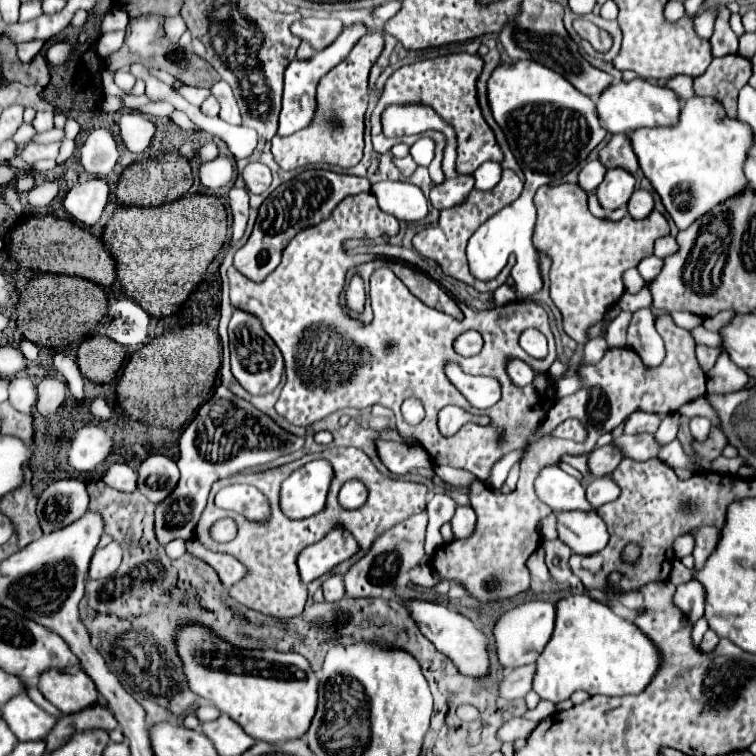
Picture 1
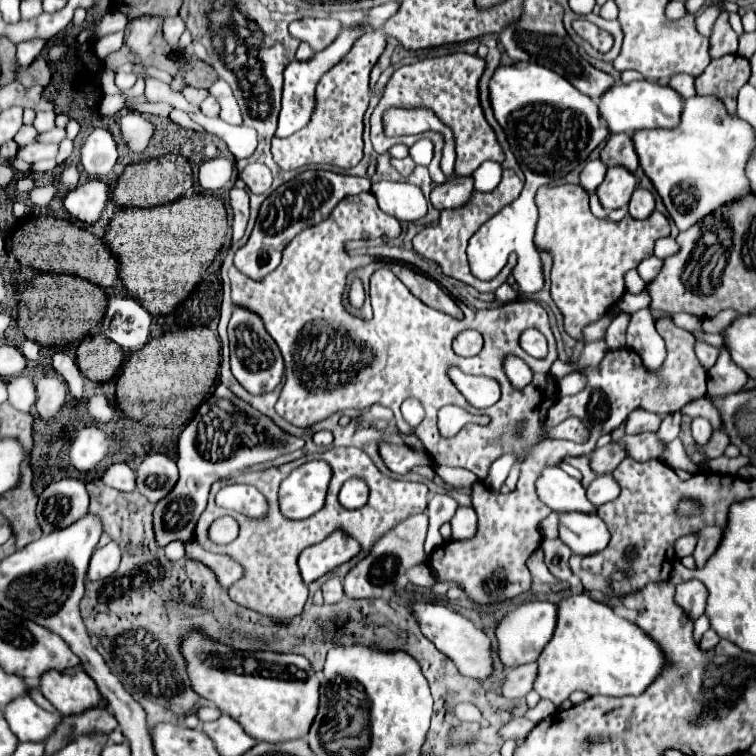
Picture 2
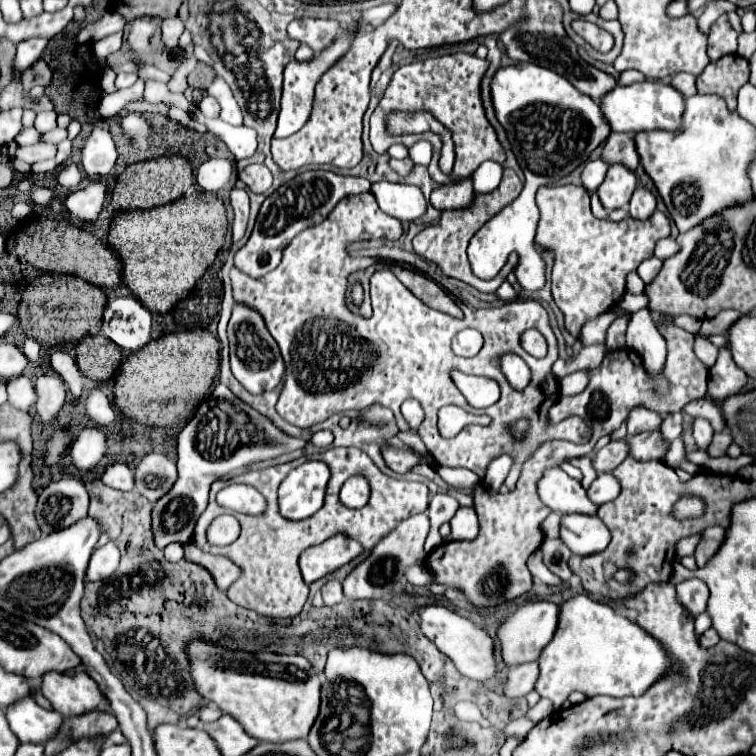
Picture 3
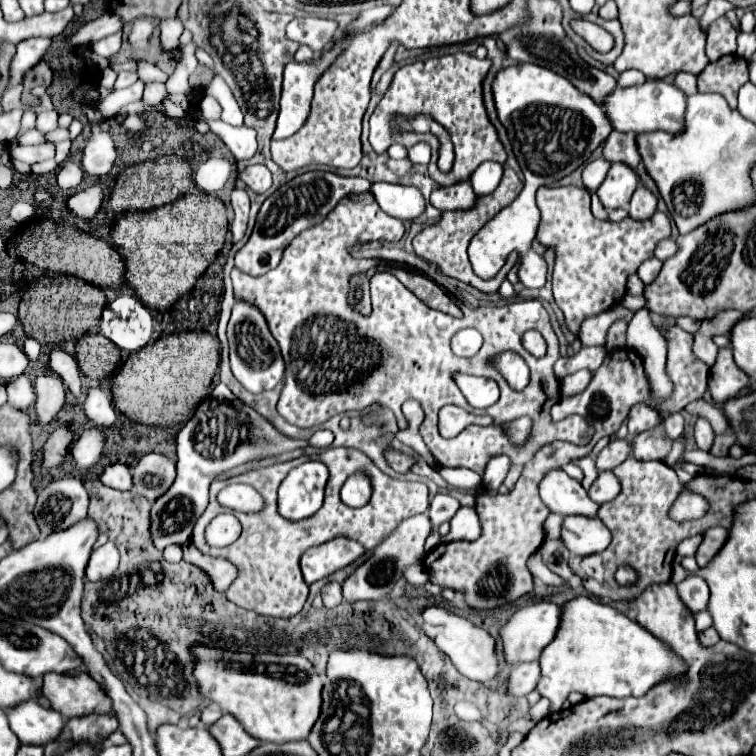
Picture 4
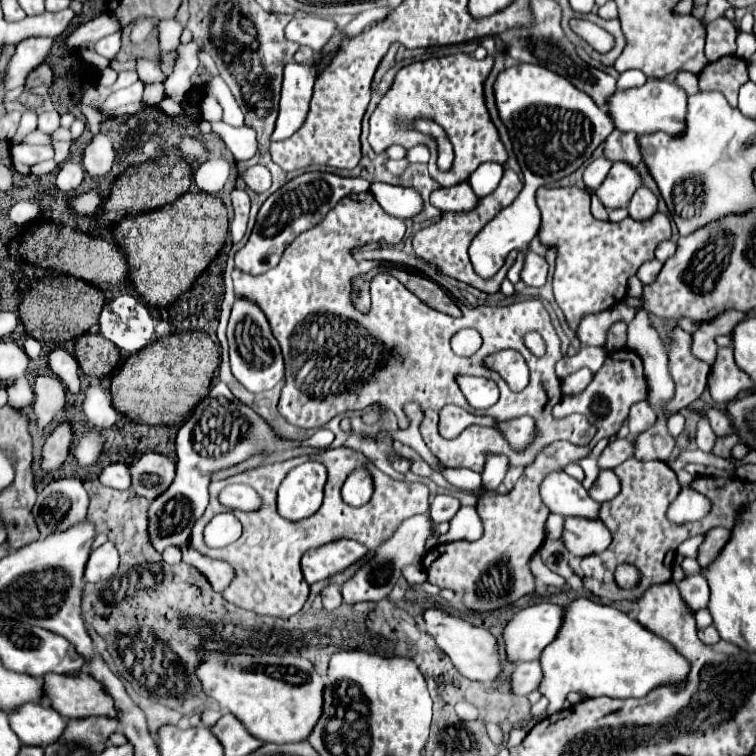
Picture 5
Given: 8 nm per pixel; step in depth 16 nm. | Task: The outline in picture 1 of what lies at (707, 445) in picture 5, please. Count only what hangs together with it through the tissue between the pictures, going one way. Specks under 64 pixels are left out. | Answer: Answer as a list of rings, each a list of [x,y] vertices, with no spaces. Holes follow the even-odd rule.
[[[702,416],[692,418],[690,420],[690,432],[696,440],[704,440],[704,436],[708,436],[708,432],[710,432],[710,420],[702,418]]]

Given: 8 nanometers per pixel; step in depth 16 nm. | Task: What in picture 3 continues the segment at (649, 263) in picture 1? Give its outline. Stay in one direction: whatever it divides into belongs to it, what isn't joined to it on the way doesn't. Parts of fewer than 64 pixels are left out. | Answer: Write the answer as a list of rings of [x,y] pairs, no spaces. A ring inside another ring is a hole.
[[[652,256],[652,258],[644,260],[644,262],[638,266],[638,274],[640,274],[640,278],[648,284],[648,282],[652,282],[652,280],[658,276],[660,266],[662,266],[662,260],[658,260],[656,256]]]

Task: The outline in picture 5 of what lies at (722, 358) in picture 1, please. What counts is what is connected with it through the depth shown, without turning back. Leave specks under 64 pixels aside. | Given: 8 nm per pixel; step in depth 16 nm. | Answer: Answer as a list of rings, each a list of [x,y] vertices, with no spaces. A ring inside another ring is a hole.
[[[720,348],[718,358],[708,376],[708,390],[716,404],[726,404],[752,388],[750,376],[734,362],[732,348]]]

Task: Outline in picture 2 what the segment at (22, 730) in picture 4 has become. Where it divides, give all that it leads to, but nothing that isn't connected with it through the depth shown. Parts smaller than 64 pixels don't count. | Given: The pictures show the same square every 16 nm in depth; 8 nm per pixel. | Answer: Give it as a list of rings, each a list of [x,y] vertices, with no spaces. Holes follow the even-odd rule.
[[[20,696],[8,702],[2,712],[10,730],[20,742],[44,742],[62,718],[60,714],[42,710],[30,696]]]

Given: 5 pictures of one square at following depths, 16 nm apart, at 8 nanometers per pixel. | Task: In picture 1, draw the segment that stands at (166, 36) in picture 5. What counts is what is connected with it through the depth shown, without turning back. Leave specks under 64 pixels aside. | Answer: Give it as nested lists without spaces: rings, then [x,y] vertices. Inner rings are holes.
[[[174,16],[174,18],[166,18],[166,36],[172,40],[172,42],[178,42],[180,34],[186,30],[186,24],[182,20],[182,16]]]

